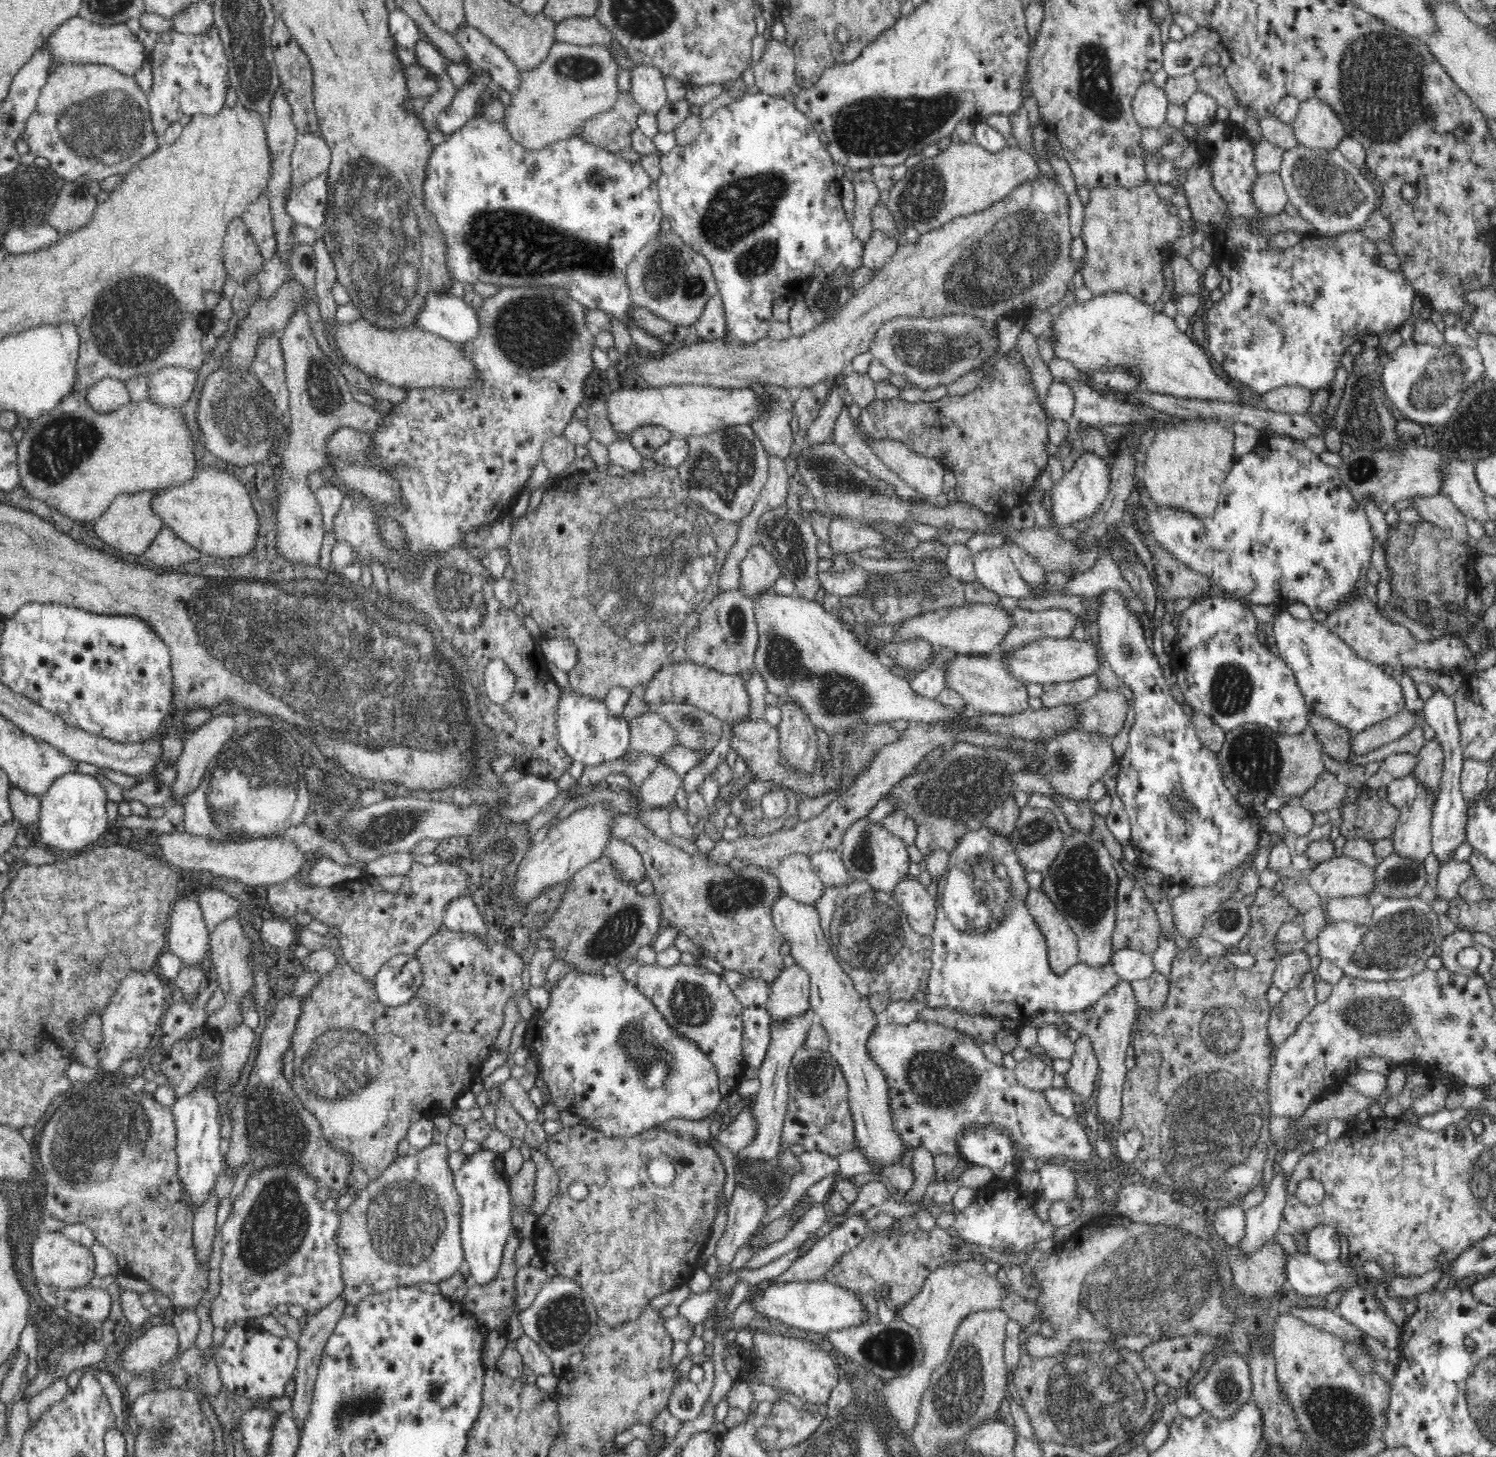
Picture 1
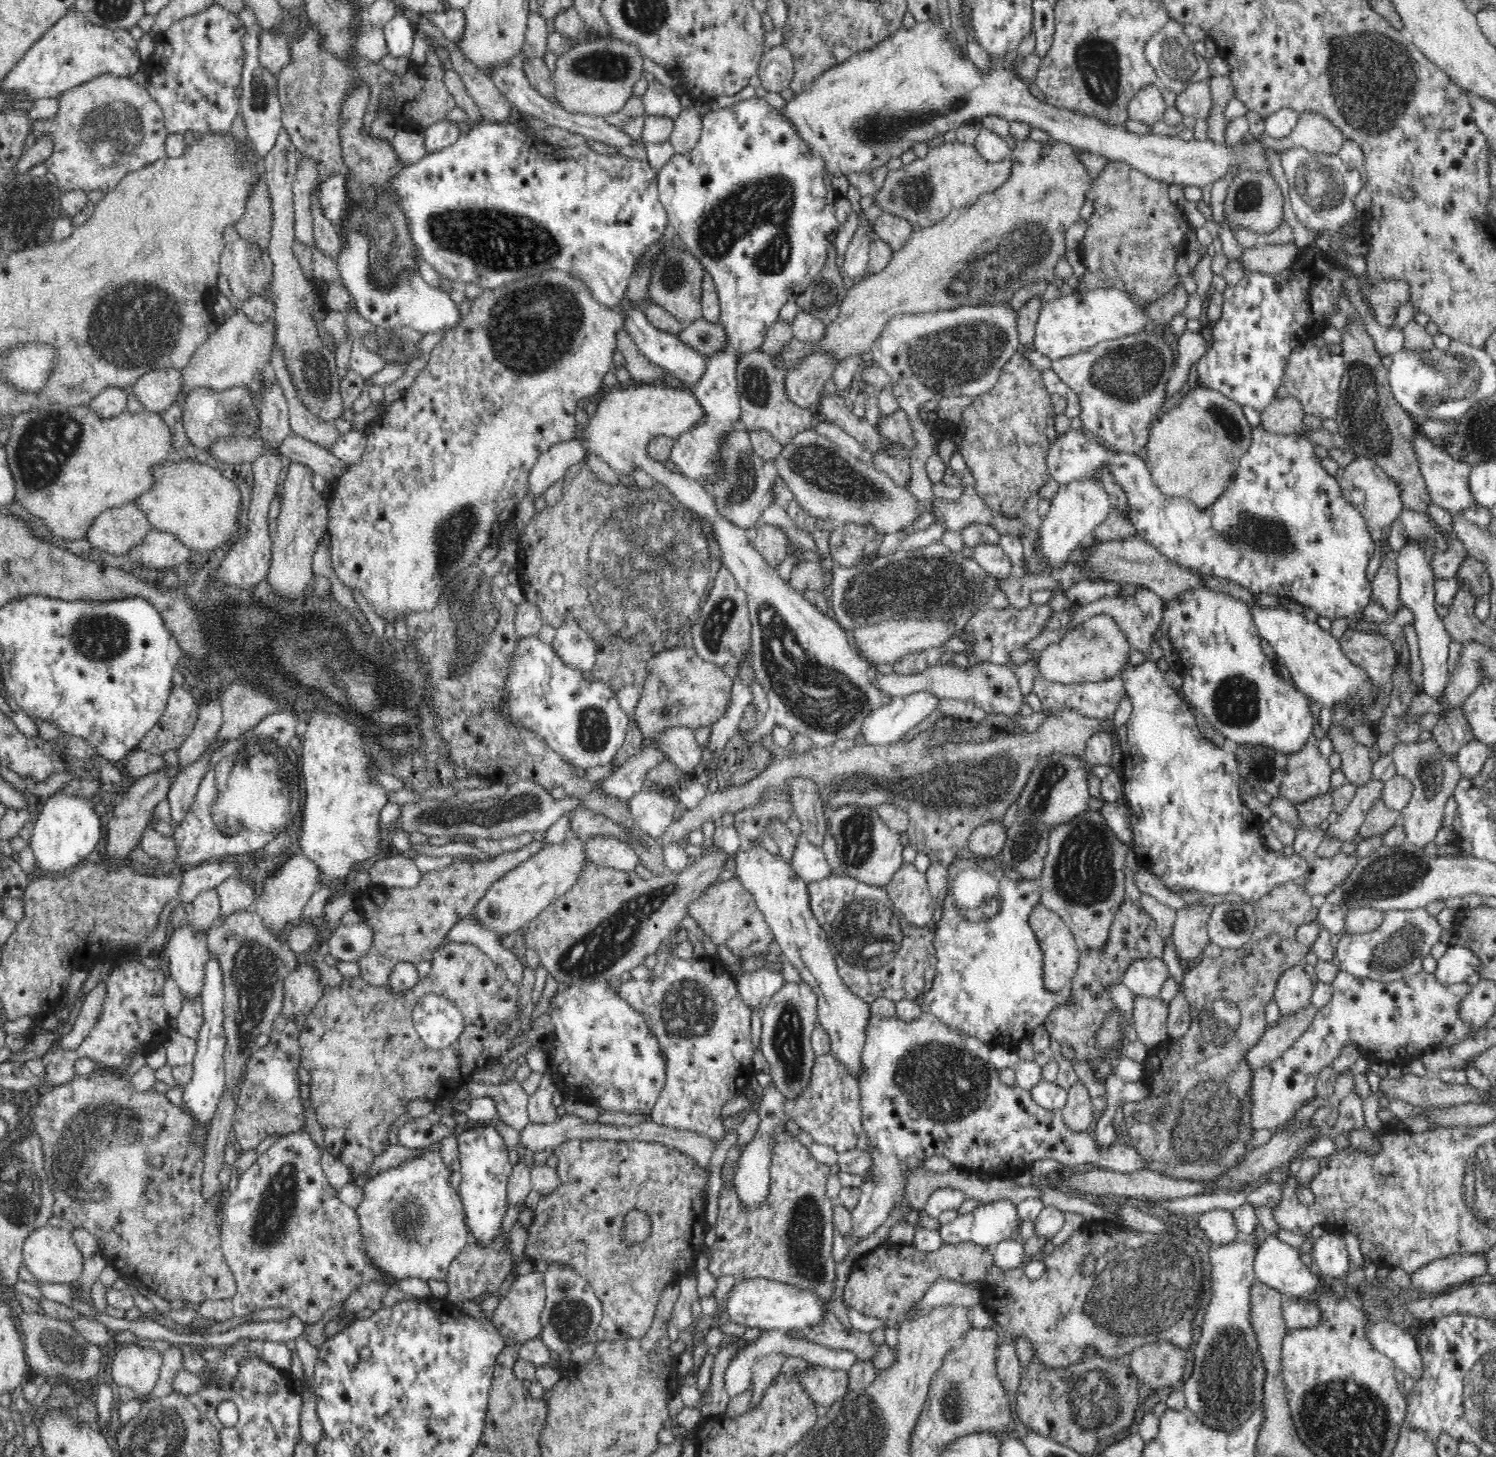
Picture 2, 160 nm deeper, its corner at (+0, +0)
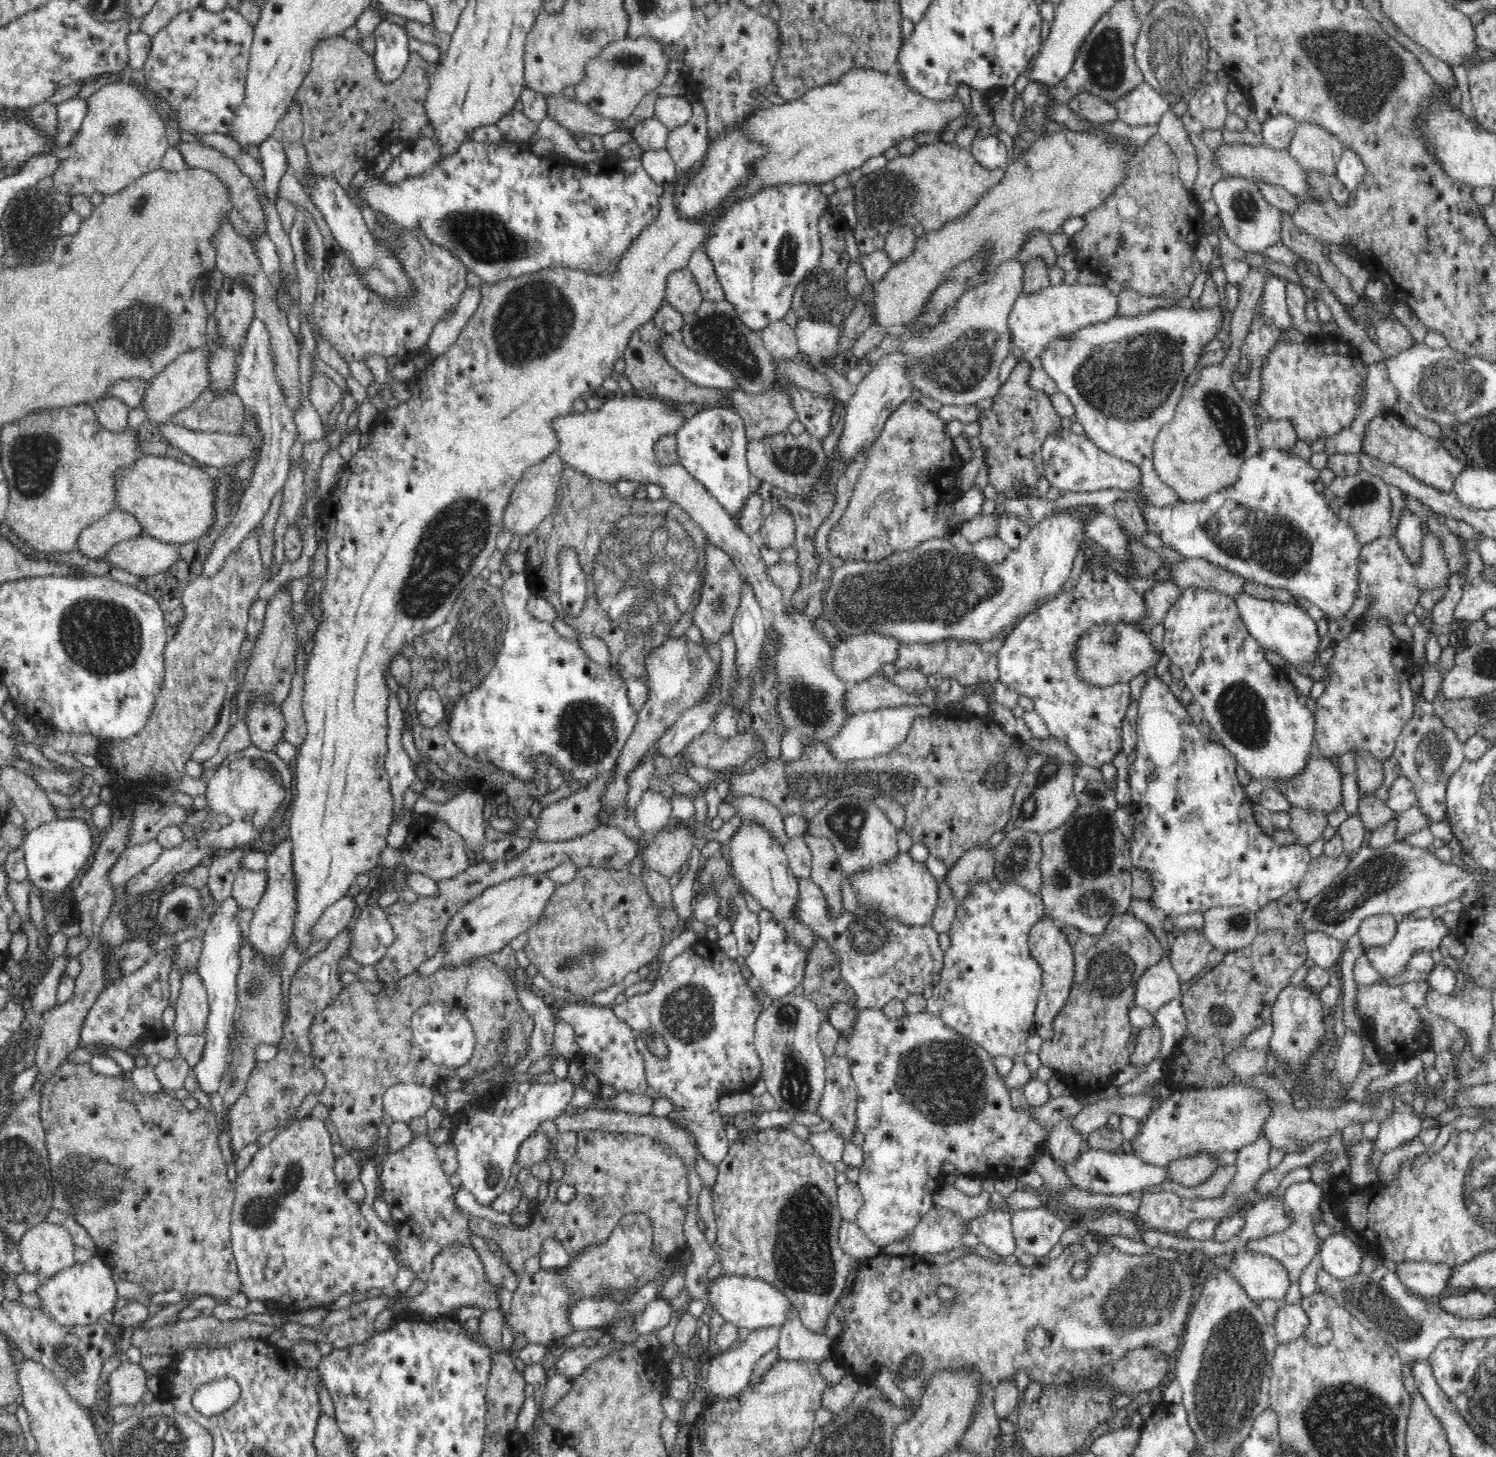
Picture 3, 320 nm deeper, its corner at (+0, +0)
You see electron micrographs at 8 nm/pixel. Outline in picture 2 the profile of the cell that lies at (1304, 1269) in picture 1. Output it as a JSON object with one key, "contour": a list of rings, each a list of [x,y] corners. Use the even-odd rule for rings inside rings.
{"contour":[[[1269,1236],[1256,1250],[1254,1264],[1252,1264],[1253,1280],[1280,1291],[1284,1299],[1287,1297],[1310,1299],[1312,1292],[1318,1286],[1318,1278],[1300,1261],[1301,1255],[1302,1252],[1298,1252],[1292,1246]]]}

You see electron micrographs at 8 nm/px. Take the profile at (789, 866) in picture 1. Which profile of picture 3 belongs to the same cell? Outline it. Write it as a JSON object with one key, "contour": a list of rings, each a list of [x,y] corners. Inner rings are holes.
{"contour":[[[738,794],[734,800],[730,800],[730,804],[737,816],[765,826],[782,845],[789,841],[782,825],[784,815],[771,802],[751,794]]]}

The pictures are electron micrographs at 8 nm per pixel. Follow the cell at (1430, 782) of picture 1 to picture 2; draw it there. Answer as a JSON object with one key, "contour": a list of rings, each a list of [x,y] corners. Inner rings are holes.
{"contour":[[[1461,706],[1451,709],[1447,715],[1442,716],[1437,722],[1433,727],[1433,740],[1452,759],[1458,755],[1461,746],[1475,738],[1467,714]]]}

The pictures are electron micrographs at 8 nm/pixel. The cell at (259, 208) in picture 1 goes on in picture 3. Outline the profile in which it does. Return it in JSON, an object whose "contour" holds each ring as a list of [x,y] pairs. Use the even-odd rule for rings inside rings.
{"contour":[[[180,140],[174,148],[182,153],[182,158],[186,165],[191,167],[201,167],[204,170],[212,171],[212,174],[218,177],[227,185],[227,189],[231,193],[231,209],[227,211],[226,220],[233,224],[233,227],[238,231],[238,234],[243,238],[258,237],[264,233],[264,211],[262,199],[259,198],[259,193],[255,189],[254,183],[248,175],[245,175],[240,167],[223,152],[214,148],[202,146],[196,142],[183,142]]]}

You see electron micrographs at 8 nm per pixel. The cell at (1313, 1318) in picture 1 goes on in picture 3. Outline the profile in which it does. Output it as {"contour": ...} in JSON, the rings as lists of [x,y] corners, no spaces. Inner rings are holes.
{"contour":[[[1279,1304],[1275,1322],[1276,1344],[1287,1343],[1304,1334],[1309,1320],[1300,1305]]]}

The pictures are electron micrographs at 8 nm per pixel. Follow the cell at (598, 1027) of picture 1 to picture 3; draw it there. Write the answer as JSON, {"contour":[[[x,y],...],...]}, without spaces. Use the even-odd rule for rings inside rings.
{"contour":[[[570,1004],[560,1008],[558,1016],[564,1022],[572,1025],[576,1033],[576,1042],[582,1052],[594,1054],[602,1060],[600,1076],[596,1076],[602,1082],[610,1082],[618,1088],[626,1088],[625,1092],[644,1094],[646,1088],[650,1088],[644,1070],[643,1055],[636,1049],[640,1034],[631,1030],[619,1016],[610,1008],[596,1008],[590,1004]]]}

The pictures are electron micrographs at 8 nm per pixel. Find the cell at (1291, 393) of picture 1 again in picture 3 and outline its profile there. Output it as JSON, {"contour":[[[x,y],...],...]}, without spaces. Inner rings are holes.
{"contour":[[[1263,417],[1258,429],[1259,450],[1271,447],[1290,450],[1297,442],[1295,427],[1290,419]]]}

